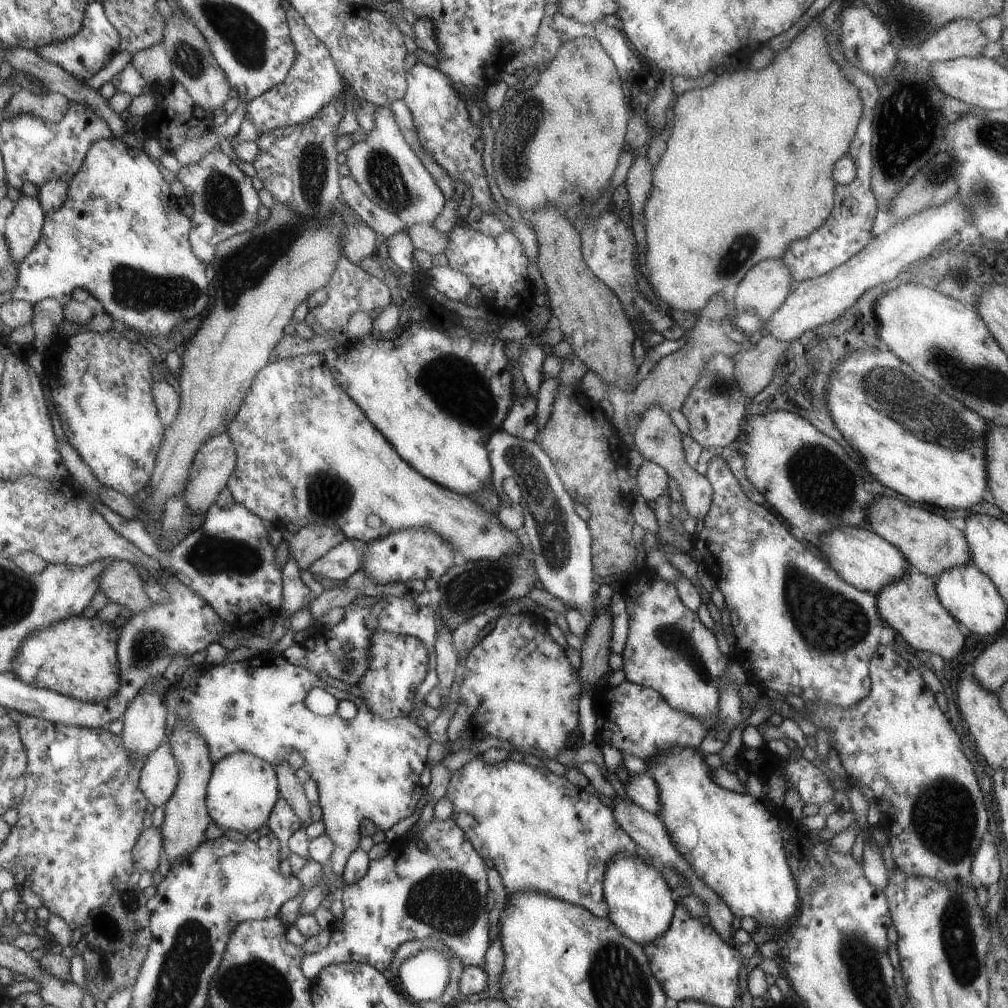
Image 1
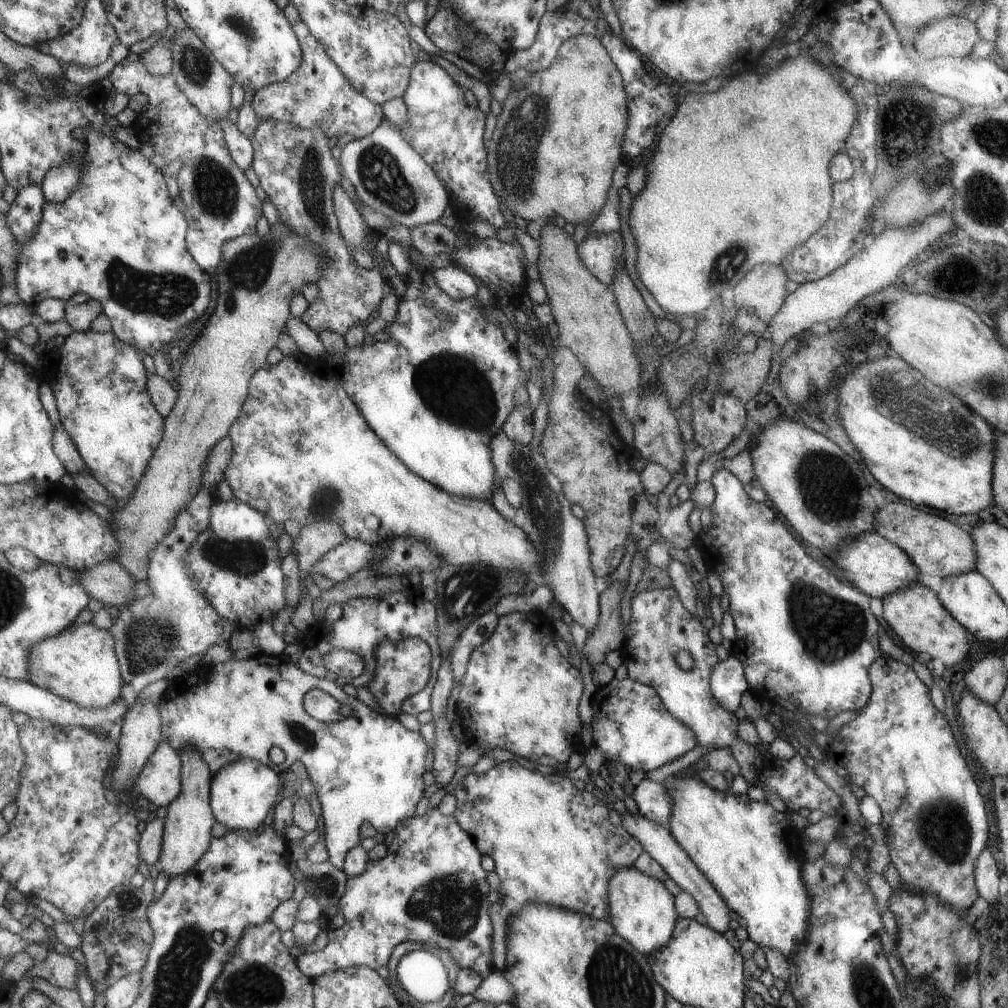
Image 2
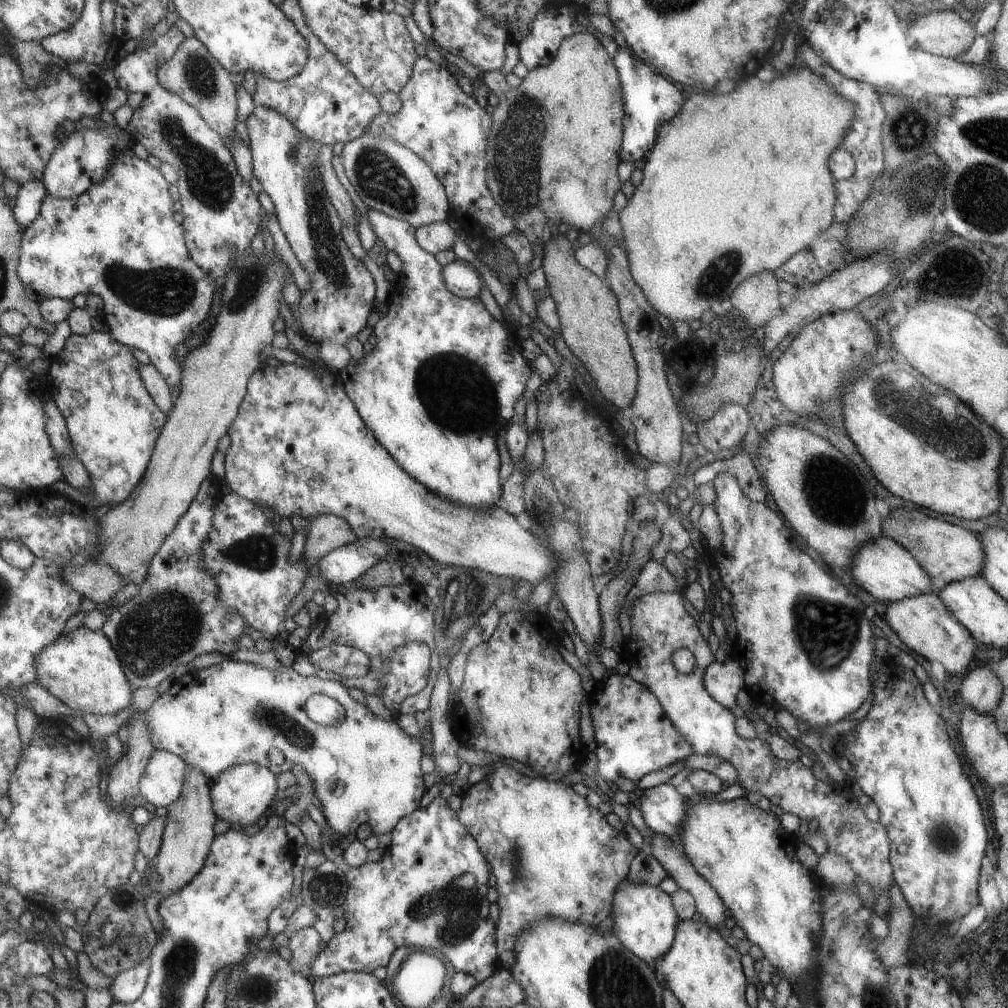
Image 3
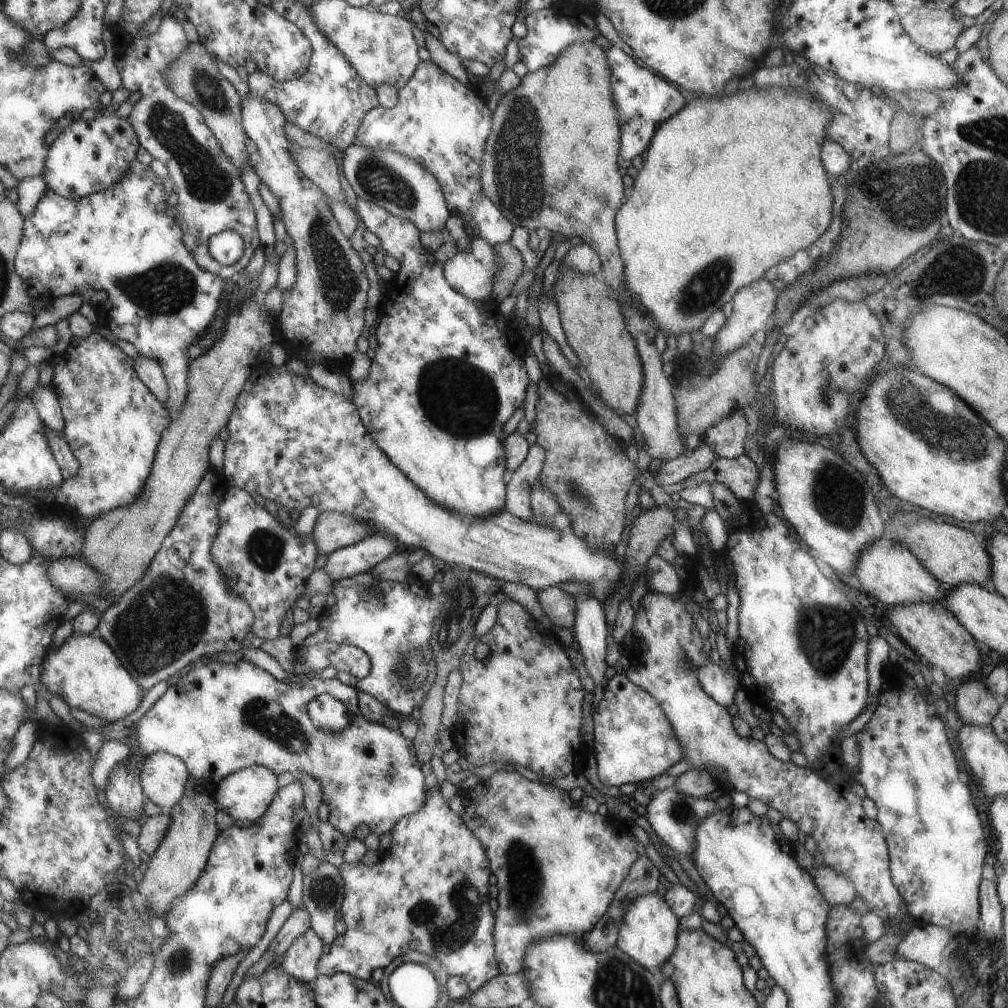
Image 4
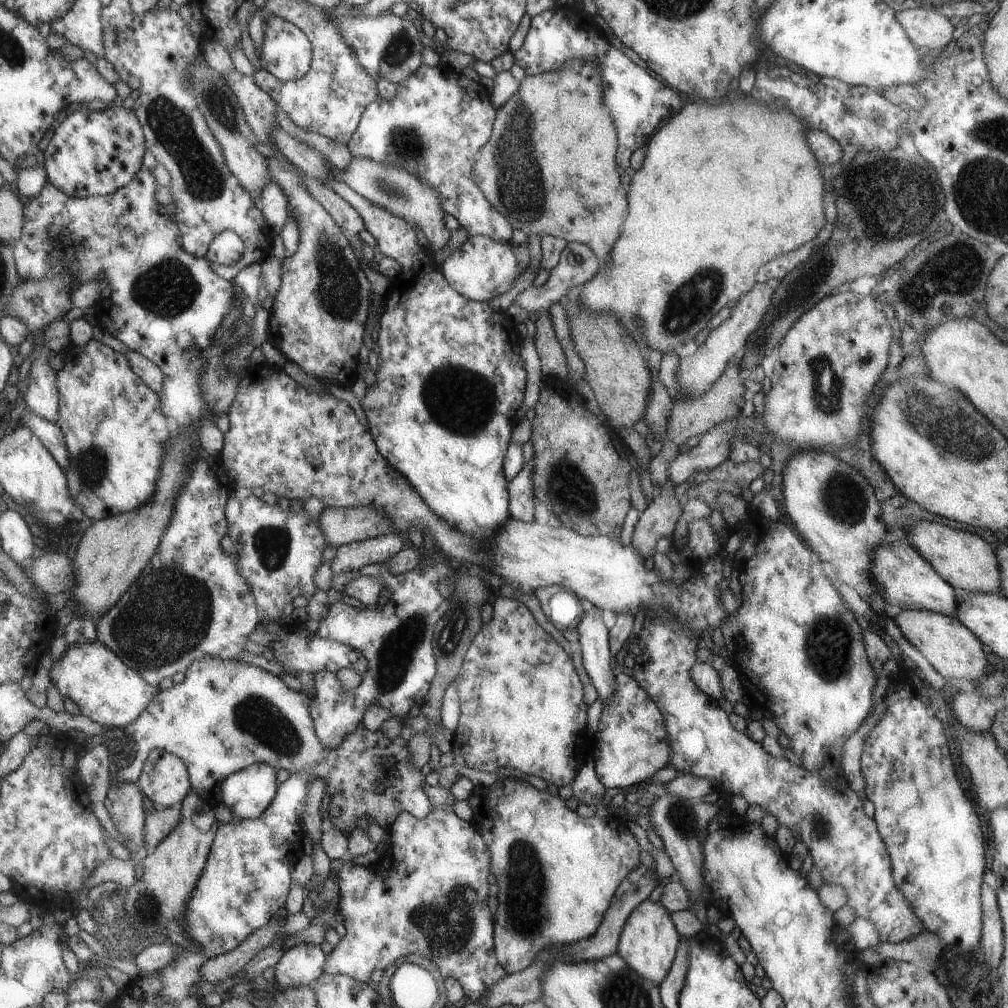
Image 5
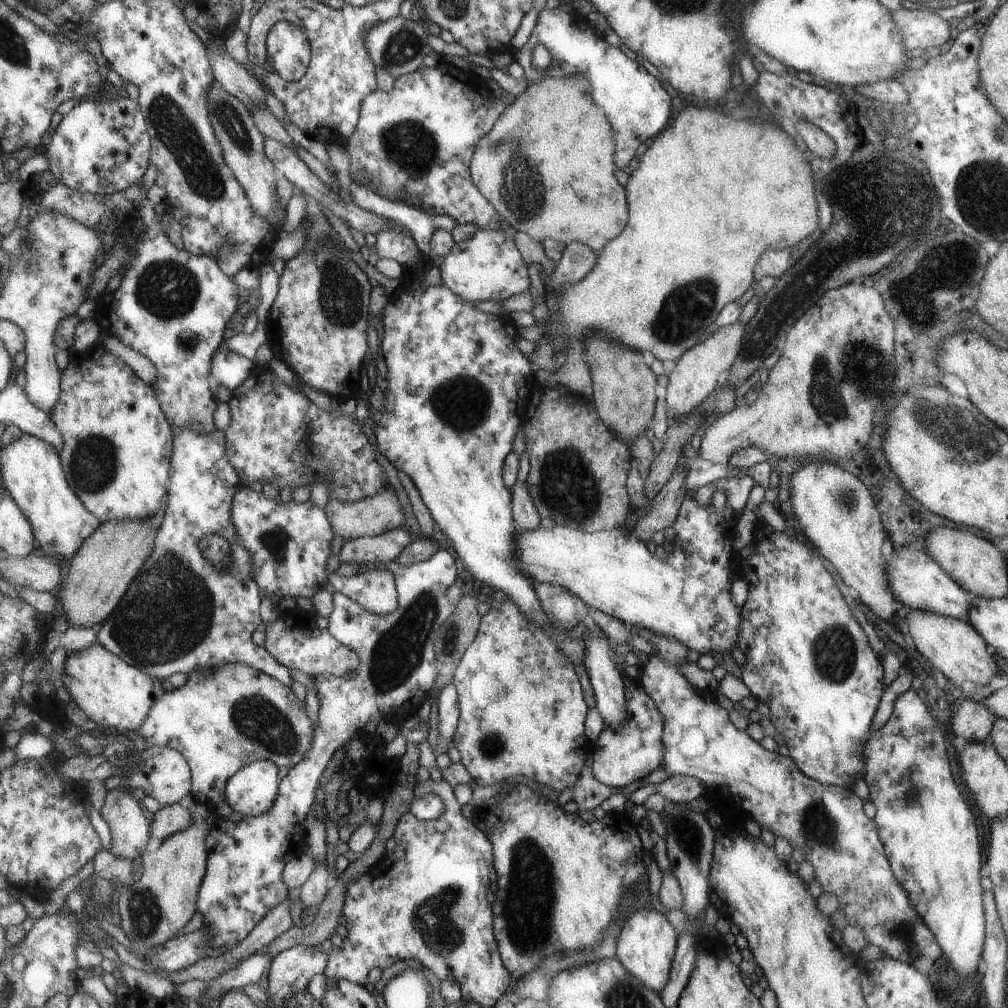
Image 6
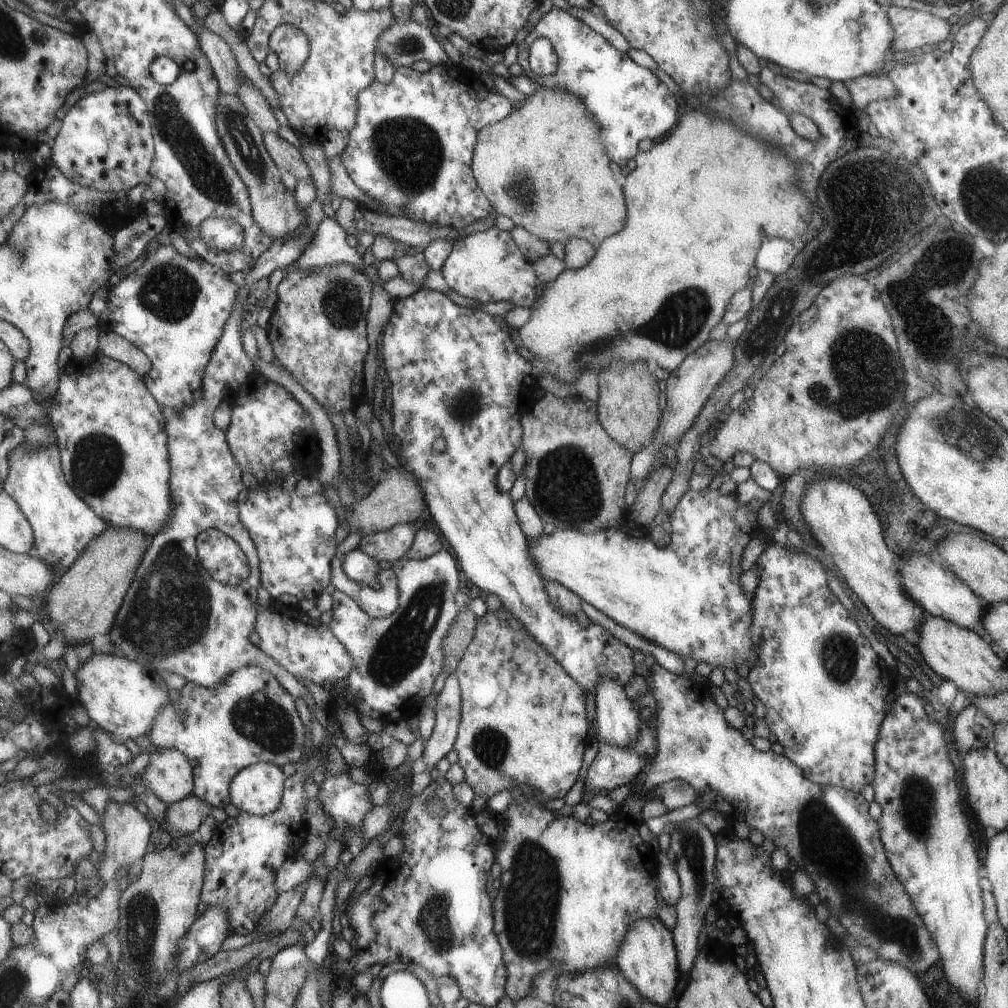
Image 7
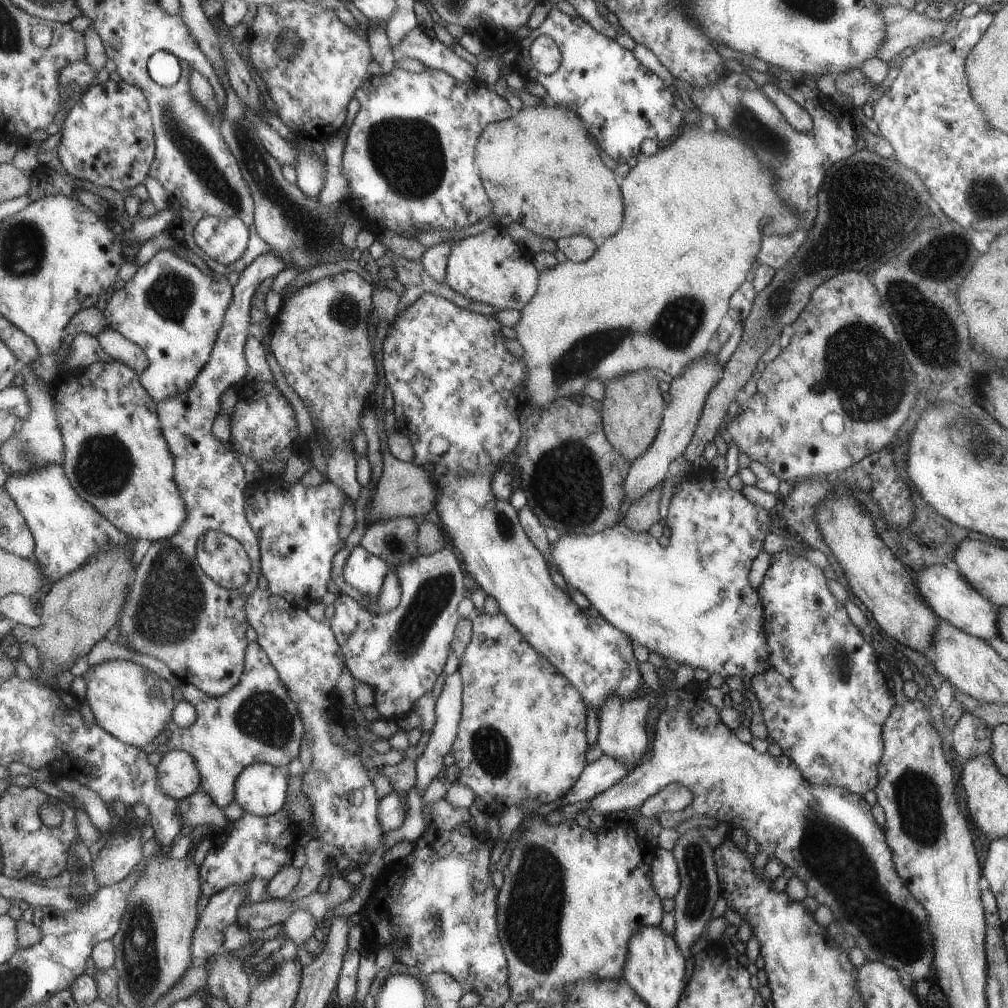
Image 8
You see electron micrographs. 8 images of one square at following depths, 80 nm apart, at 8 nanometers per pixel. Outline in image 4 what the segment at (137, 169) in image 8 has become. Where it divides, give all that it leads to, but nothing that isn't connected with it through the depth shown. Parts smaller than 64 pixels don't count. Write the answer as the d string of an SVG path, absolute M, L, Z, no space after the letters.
M98 113L95 118L89 121L75 117L74 122L65 130L61 130L61 134L51 144L50 155L43 174L48 188L68 199L80 199L107 190L113 184L118 183L123 175L126 175L126 170L137 158L139 145L137 131L133 128L129 117L117 118L114 114L107 116L102 113Z

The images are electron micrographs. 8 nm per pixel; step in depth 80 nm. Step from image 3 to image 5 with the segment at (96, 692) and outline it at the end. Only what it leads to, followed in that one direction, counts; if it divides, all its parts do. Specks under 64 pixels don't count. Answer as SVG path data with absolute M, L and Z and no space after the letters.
M99 640L66 645L62 657L49 671L52 684L64 698L76 703L82 714L107 727L125 728L136 722L161 692L133 670L116 652Z

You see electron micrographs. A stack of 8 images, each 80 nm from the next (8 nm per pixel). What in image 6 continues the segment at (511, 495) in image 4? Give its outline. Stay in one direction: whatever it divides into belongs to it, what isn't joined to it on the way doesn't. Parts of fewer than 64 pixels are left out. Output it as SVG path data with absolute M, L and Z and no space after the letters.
M516 481L510 488L512 493L512 520L517 532L539 527L540 517L525 483Z

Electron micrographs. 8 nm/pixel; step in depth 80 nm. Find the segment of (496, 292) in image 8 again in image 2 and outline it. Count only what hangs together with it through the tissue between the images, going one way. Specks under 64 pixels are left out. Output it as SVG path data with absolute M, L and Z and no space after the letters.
M452 262L448 266L436 268L433 276L438 287L449 298L458 301L475 297L478 284L472 275L459 265Z

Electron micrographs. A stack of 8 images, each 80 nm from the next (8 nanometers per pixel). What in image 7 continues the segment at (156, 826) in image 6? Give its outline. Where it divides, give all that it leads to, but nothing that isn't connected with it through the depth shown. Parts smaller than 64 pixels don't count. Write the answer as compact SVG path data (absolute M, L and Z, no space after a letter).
M196 795L171 804L167 815L169 834L173 837L190 835L199 830L201 822L208 816L214 818L217 824L225 822L228 818L223 809L216 808Z

